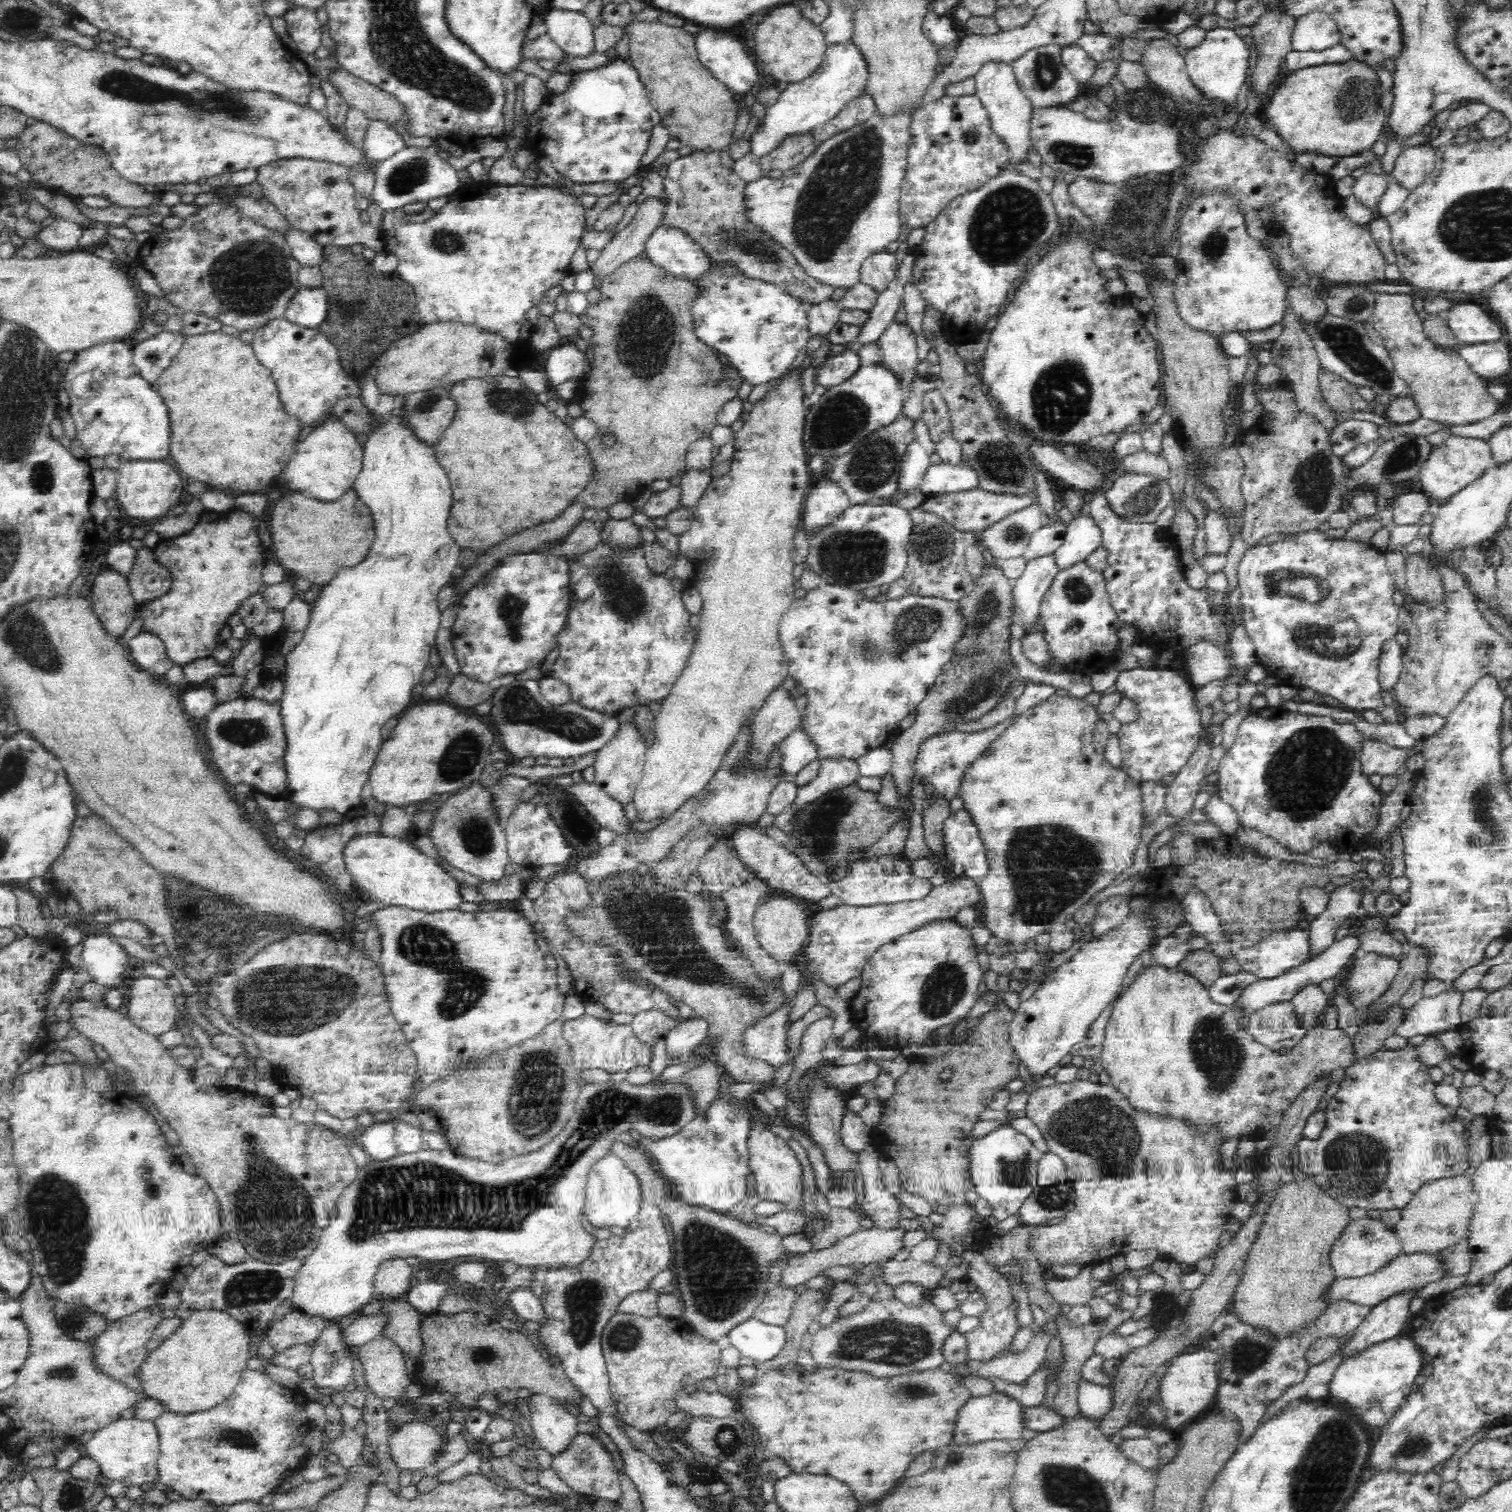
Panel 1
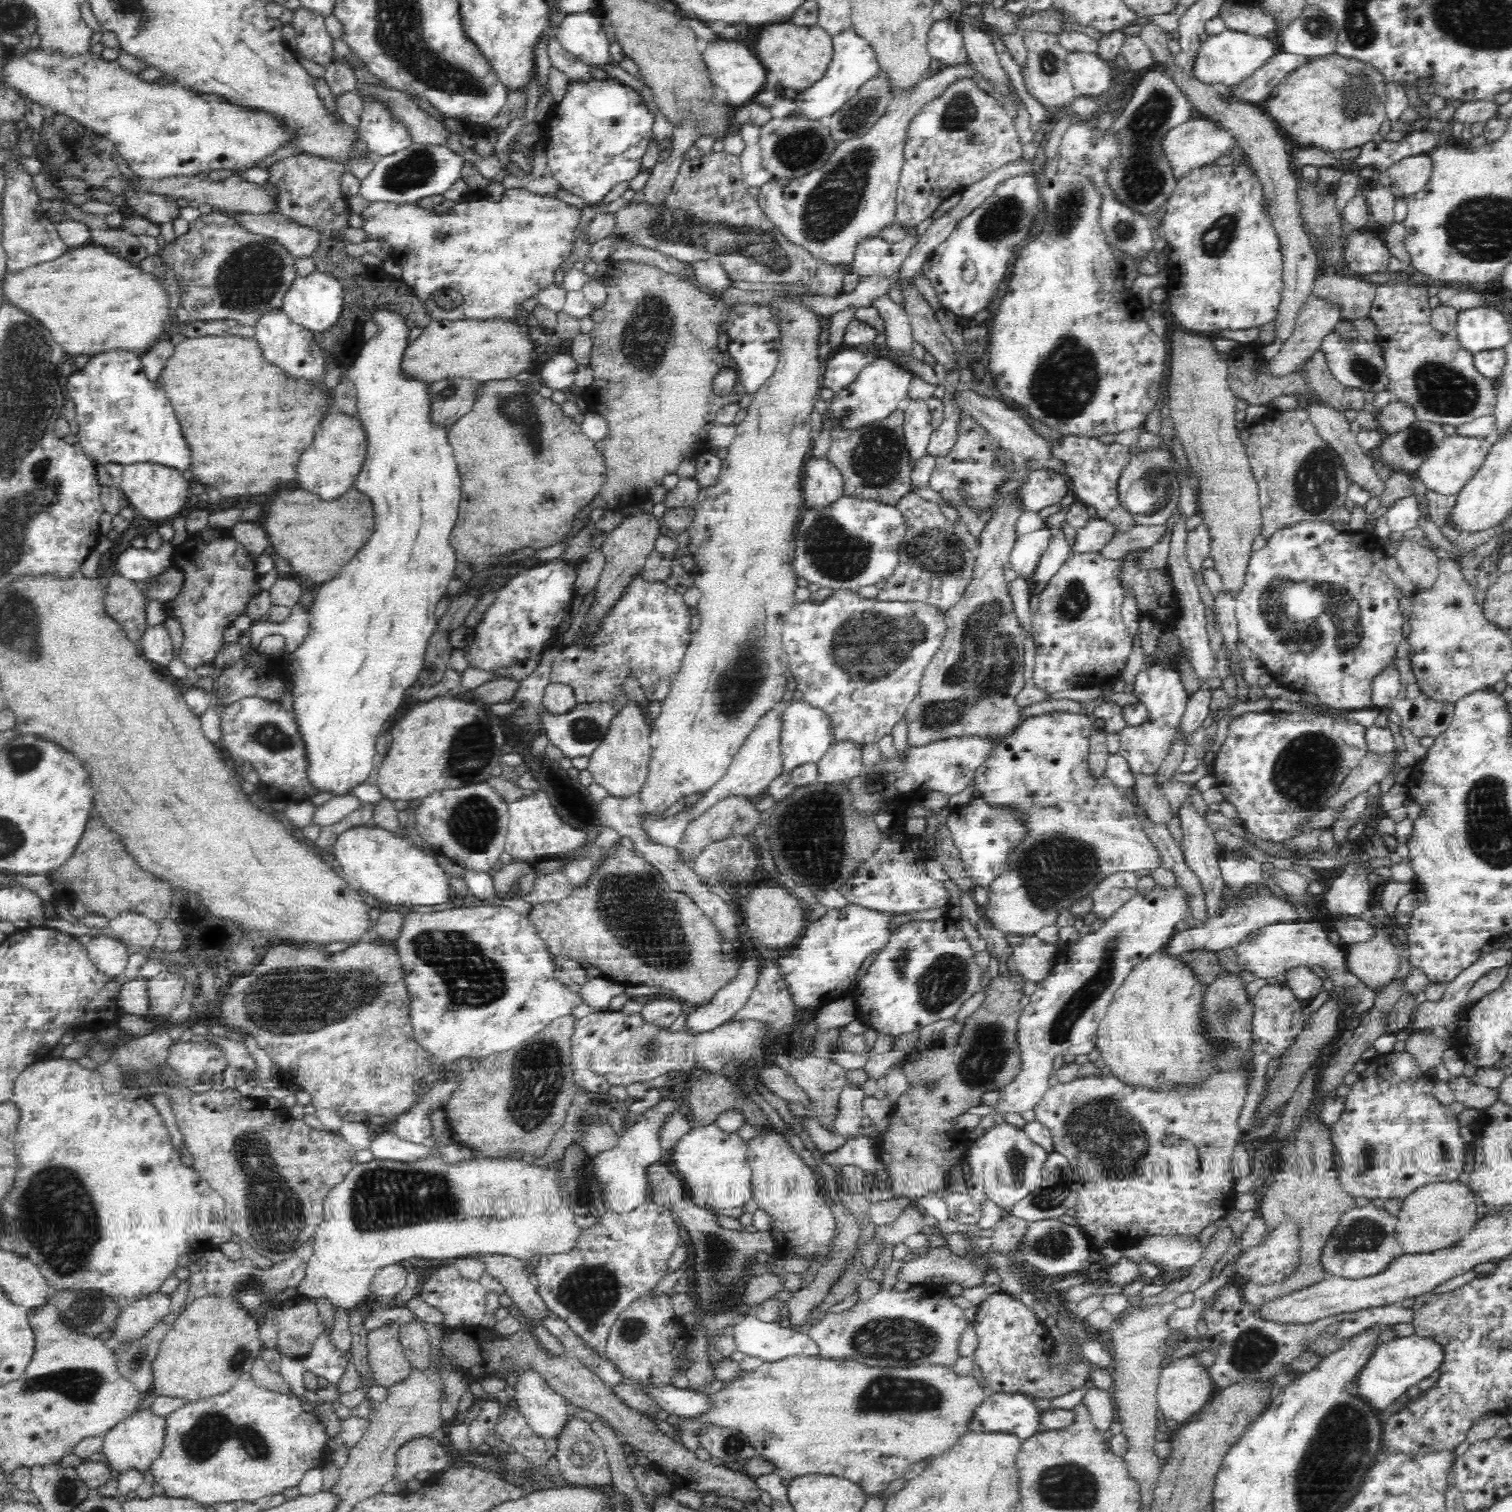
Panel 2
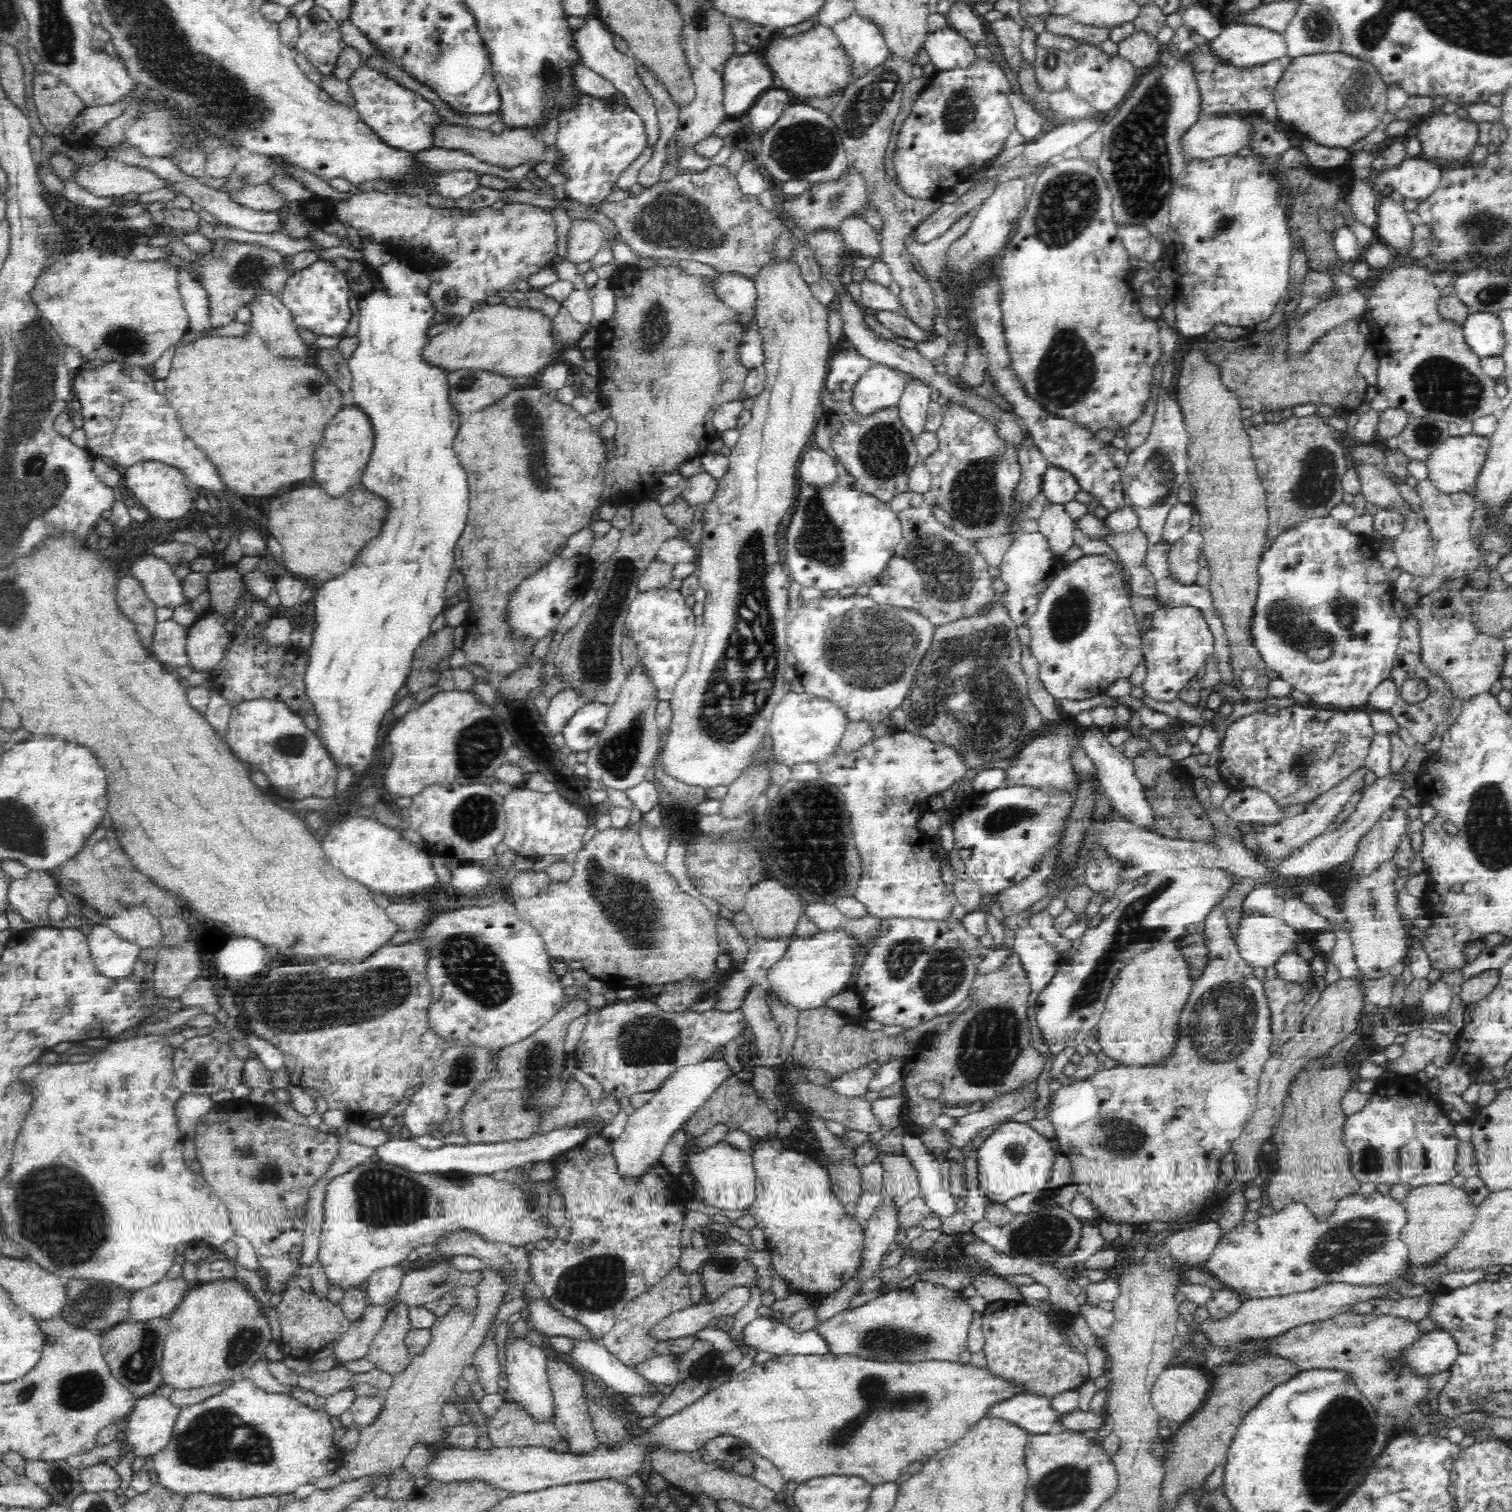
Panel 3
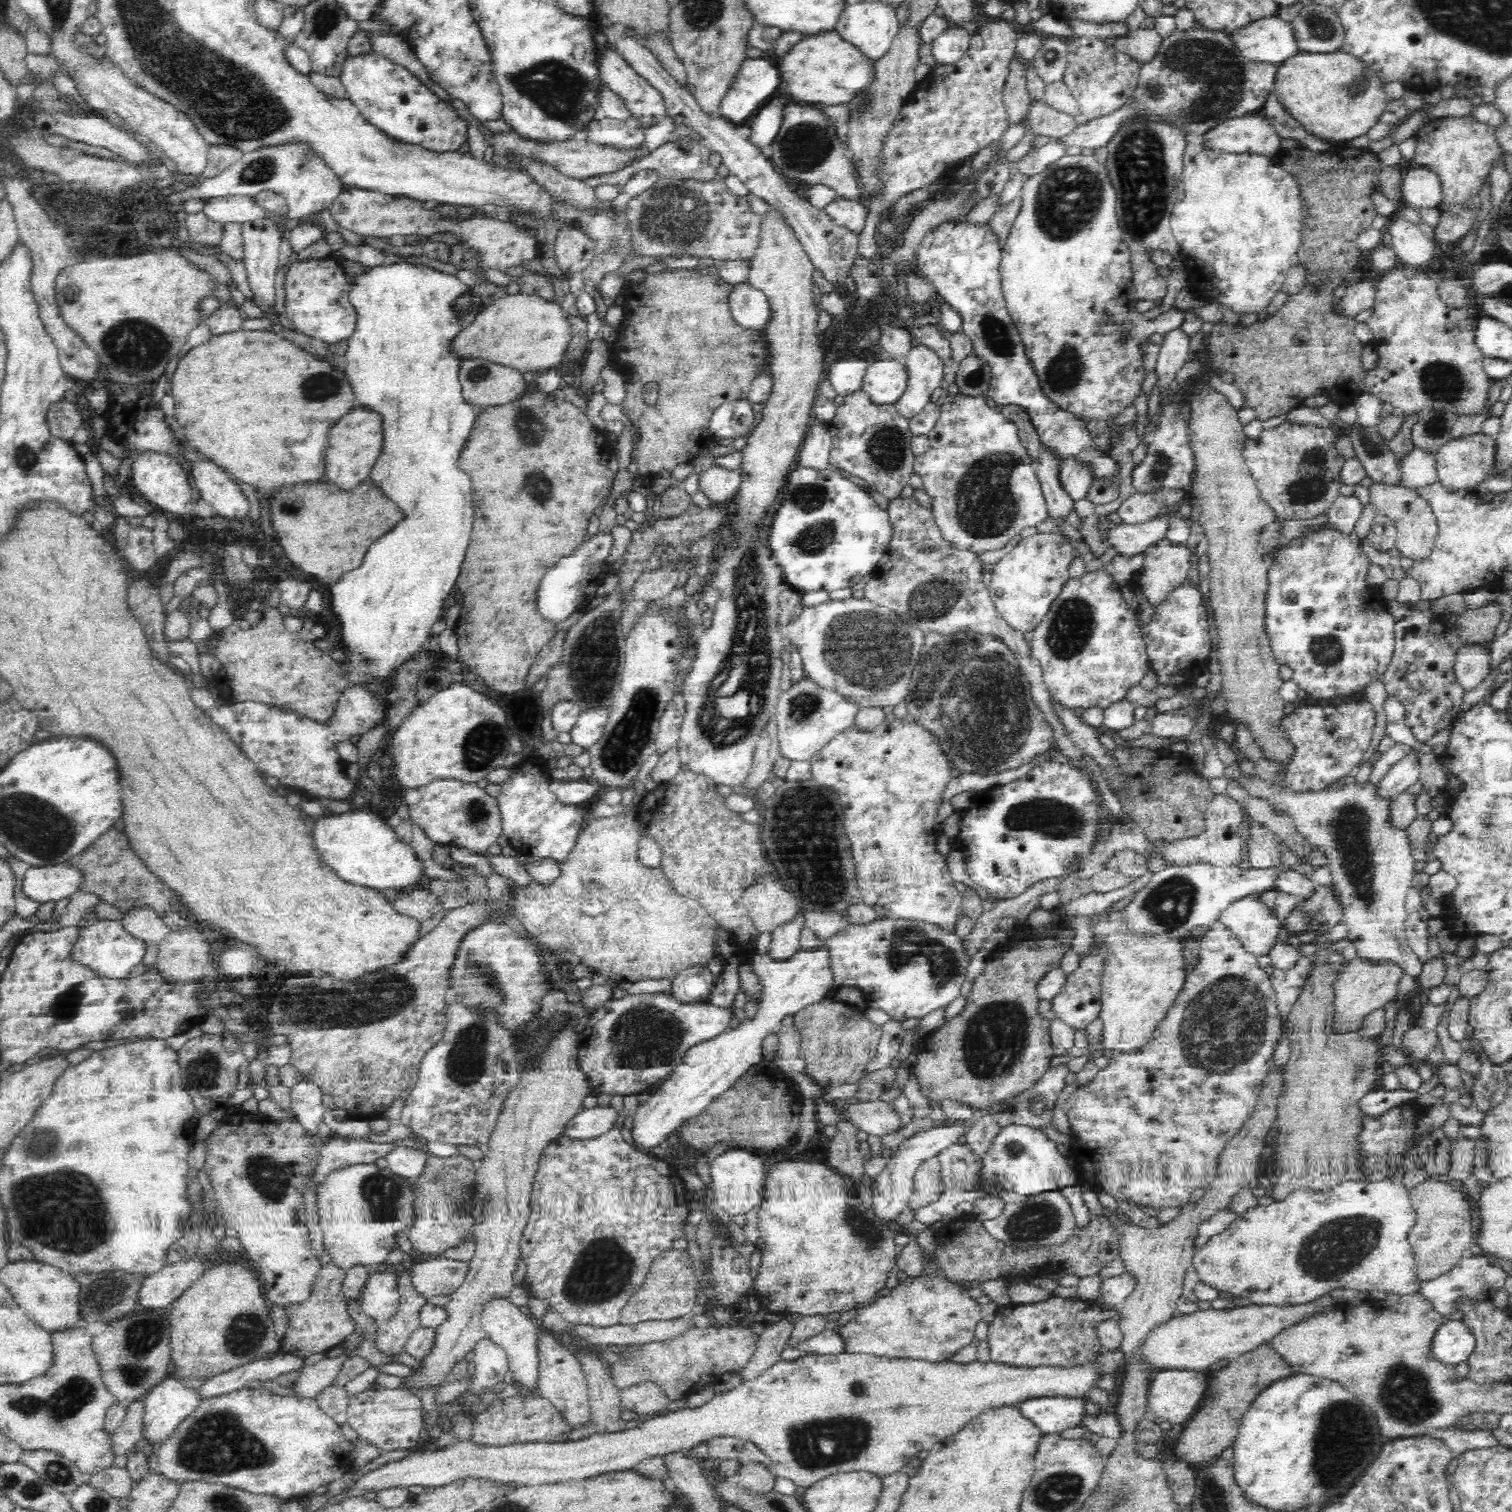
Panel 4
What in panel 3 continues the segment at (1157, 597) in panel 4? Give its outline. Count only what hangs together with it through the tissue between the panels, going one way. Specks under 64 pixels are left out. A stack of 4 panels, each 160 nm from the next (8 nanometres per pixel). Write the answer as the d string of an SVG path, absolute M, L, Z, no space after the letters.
M1193 526L1187 535L1166 548L1170 579L1184 585L1194 585L1199 572L1198 558L1203 536L1199 526Z

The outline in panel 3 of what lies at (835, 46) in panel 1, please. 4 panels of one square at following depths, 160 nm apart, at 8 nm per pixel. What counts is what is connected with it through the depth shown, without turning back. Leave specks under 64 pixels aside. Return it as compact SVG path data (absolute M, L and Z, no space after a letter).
M856 10L830 27L852 61L854 80L866 76L890 54L886 37L878 23L862 17Z

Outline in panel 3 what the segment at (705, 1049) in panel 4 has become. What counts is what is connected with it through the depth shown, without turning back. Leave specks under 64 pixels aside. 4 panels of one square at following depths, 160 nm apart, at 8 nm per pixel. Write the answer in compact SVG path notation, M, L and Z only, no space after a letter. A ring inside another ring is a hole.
M841 930L818 931L811 937L791 938L788 952L766 971L769 996L799 1011L826 1005L828 998L851 988L851 952L854 942L856 938L846 936ZM716 1052L716 1056L704 1059L702 1062L679 1066L655 1090L654 1096L628 1117L623 1133L614 1141L618 1171L626 1177L637 1177L653 1162L658 1161L669 1138L678 1130L683 1130L688 1118L692 1118L694 1112L717 1092L722 1082L734 1074L723 1052Z

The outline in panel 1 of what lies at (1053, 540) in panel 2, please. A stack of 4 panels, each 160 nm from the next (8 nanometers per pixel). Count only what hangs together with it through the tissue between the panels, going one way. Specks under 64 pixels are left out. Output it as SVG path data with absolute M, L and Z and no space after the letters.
M1050 553L1025 564L1024 573L1012 588L1016 625L1024 629L1038 625L1042 597L1061 570L1055 560L1056 553Z

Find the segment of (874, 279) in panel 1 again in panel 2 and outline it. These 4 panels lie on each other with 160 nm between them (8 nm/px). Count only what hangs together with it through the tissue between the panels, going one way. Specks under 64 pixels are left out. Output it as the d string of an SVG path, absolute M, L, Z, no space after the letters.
M911 232L900 242L886 242L874 235L862 237L855 246L852 272L860 277L878 275L894 277L920 236Z

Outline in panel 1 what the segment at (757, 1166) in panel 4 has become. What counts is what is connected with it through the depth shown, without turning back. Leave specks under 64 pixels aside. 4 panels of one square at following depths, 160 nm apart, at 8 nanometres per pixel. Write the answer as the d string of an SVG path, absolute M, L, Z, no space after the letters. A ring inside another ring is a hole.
M722 1075L720 1098L706 1112L697 1113L694 1120L678 1134L658 1142L642 1137L637 1143L643 1152L650 1154L680 1201L717 1213L727 1213L732 1206L746 1198L746 1178L751 1170L747 1149L750 1113L745 1102L754 1092L766 1087L756 1082L734 1082L727 1086L728 1081L730 1077ZM728 1095L732 1100L727 1100ZM736 1101L740 1101L740 1106L735 1106Z

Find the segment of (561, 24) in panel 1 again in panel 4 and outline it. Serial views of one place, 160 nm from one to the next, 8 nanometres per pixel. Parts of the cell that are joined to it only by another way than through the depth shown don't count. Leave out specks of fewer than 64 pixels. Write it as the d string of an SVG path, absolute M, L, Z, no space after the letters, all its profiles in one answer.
M607 45L598 52L598 67L603 83L622 98L633 118L643 127L667 114L660 92Z

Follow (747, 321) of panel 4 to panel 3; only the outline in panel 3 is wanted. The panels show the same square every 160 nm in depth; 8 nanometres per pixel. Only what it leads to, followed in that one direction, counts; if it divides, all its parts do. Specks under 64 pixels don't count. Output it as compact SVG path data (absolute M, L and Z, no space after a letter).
M724 272L713 282L719 300L745 321L755 317L758 294L751 278Z

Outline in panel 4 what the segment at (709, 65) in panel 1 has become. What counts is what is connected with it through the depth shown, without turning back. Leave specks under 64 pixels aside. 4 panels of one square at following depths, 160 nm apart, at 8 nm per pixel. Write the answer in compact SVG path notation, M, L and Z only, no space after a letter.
M762 57L747 58L742 62L742 68L732 82L733 86L730 86L730 90L719 104L721 116L736 125L748 124L760 109L776 97L776 90L778 90L780 82L782 79L778 66L770 64L770 61L768 62Z

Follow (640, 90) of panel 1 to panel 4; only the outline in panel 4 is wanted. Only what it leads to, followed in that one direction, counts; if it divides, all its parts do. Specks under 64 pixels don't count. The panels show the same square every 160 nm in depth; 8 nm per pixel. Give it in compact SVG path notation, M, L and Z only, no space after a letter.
M595 118L588 124L588 139L600 145L635 147L645 142L643 126L634 118L624 122Z

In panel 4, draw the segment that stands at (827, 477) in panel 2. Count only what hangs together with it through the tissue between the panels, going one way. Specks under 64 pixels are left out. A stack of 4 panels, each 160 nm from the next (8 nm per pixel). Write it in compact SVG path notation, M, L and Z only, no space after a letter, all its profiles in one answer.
M812 420L808 424L806 436L799 446L797 454L798 466L814 467L814 469L824 470L828 468L830 449L832 448L833 437L826 422L822 420Z

